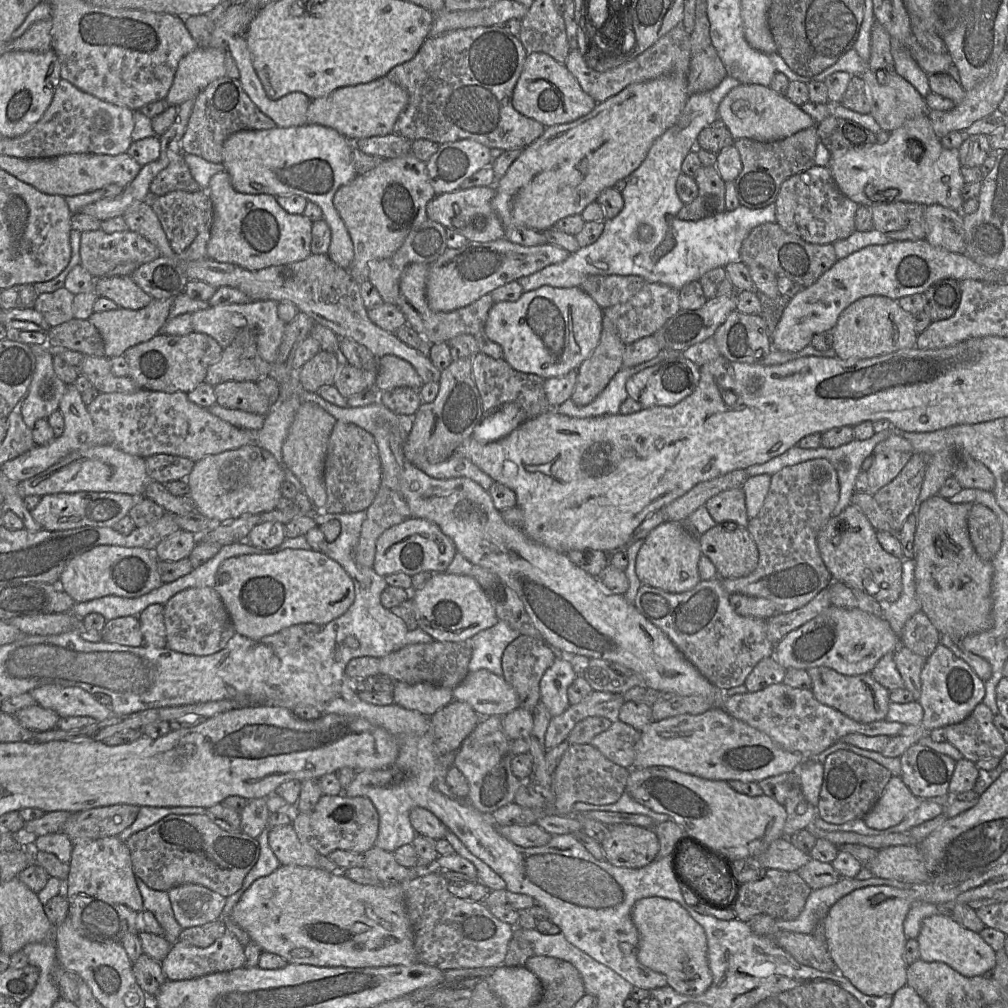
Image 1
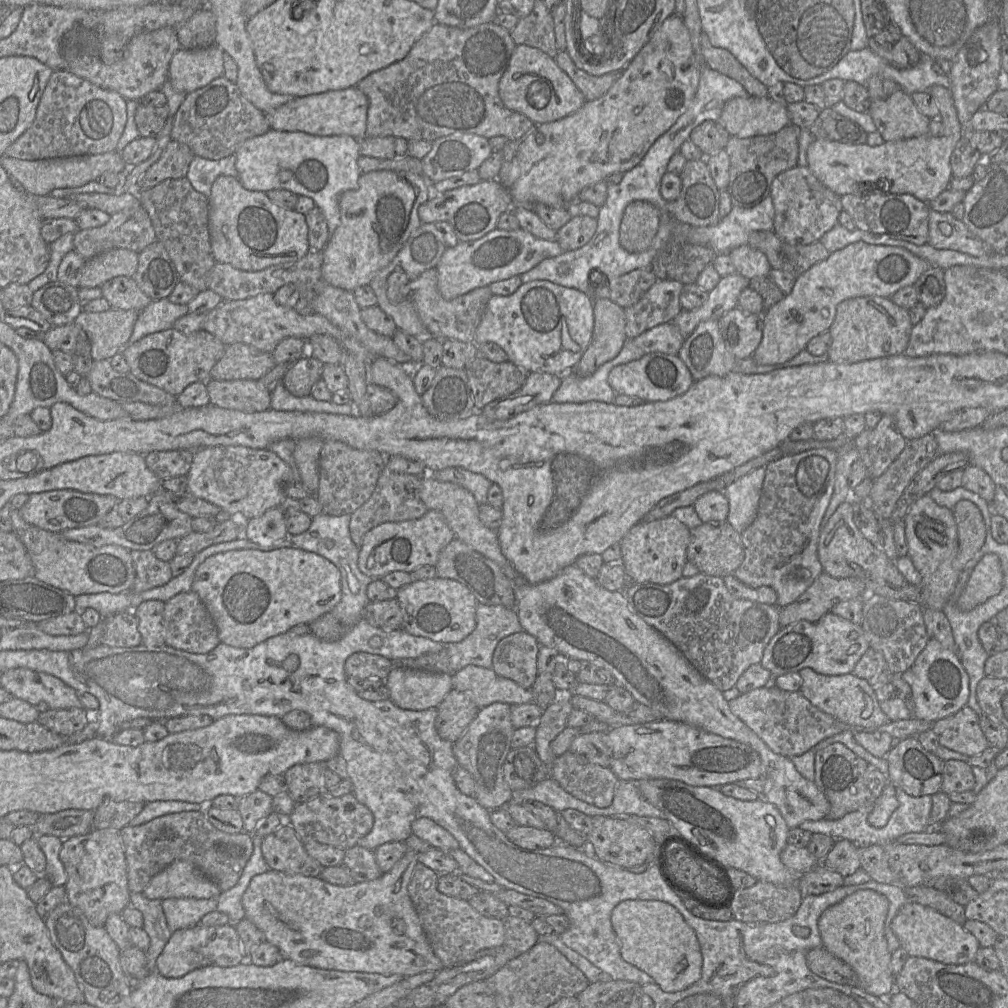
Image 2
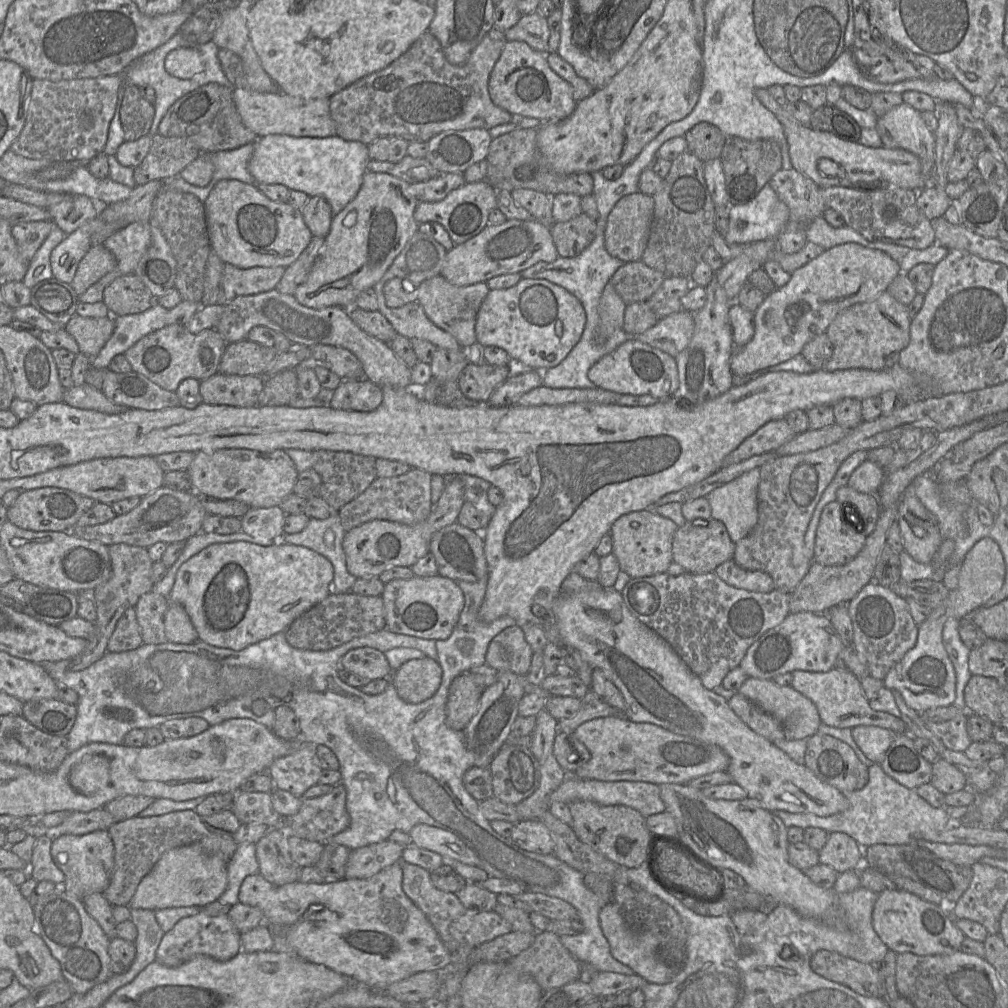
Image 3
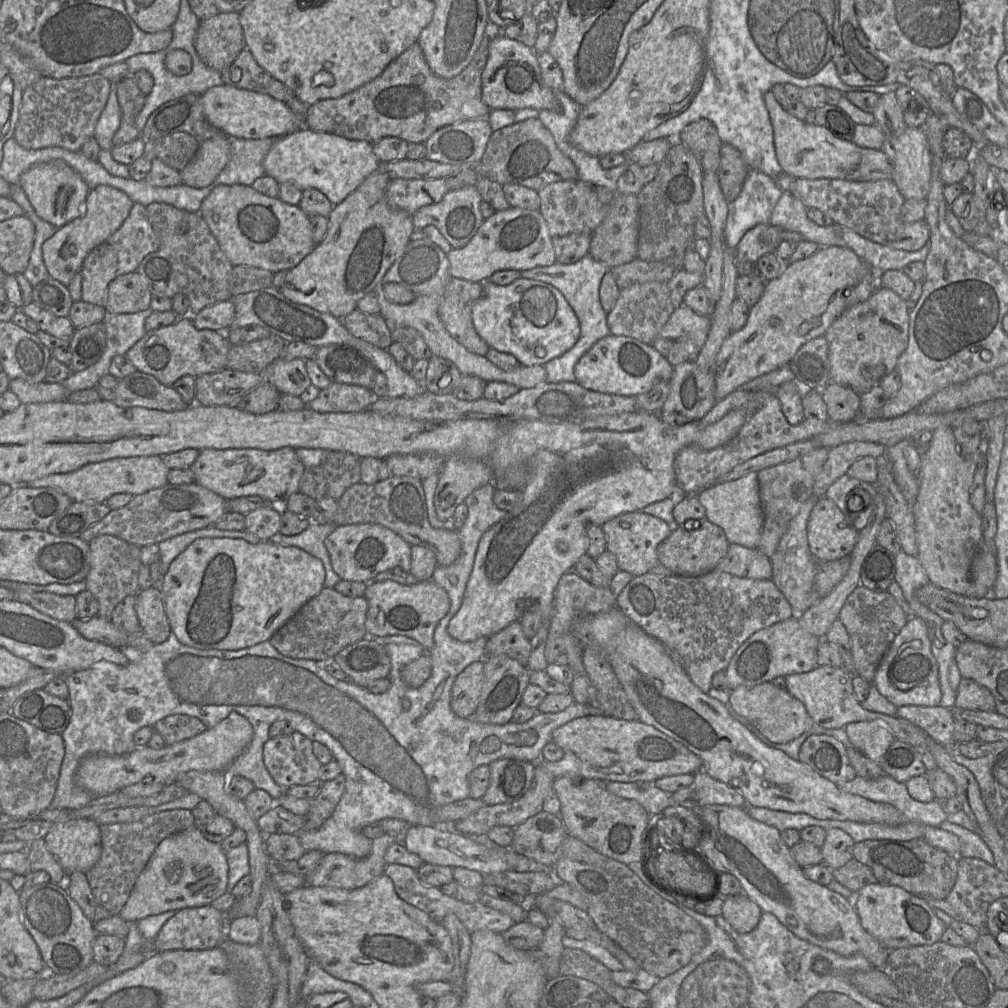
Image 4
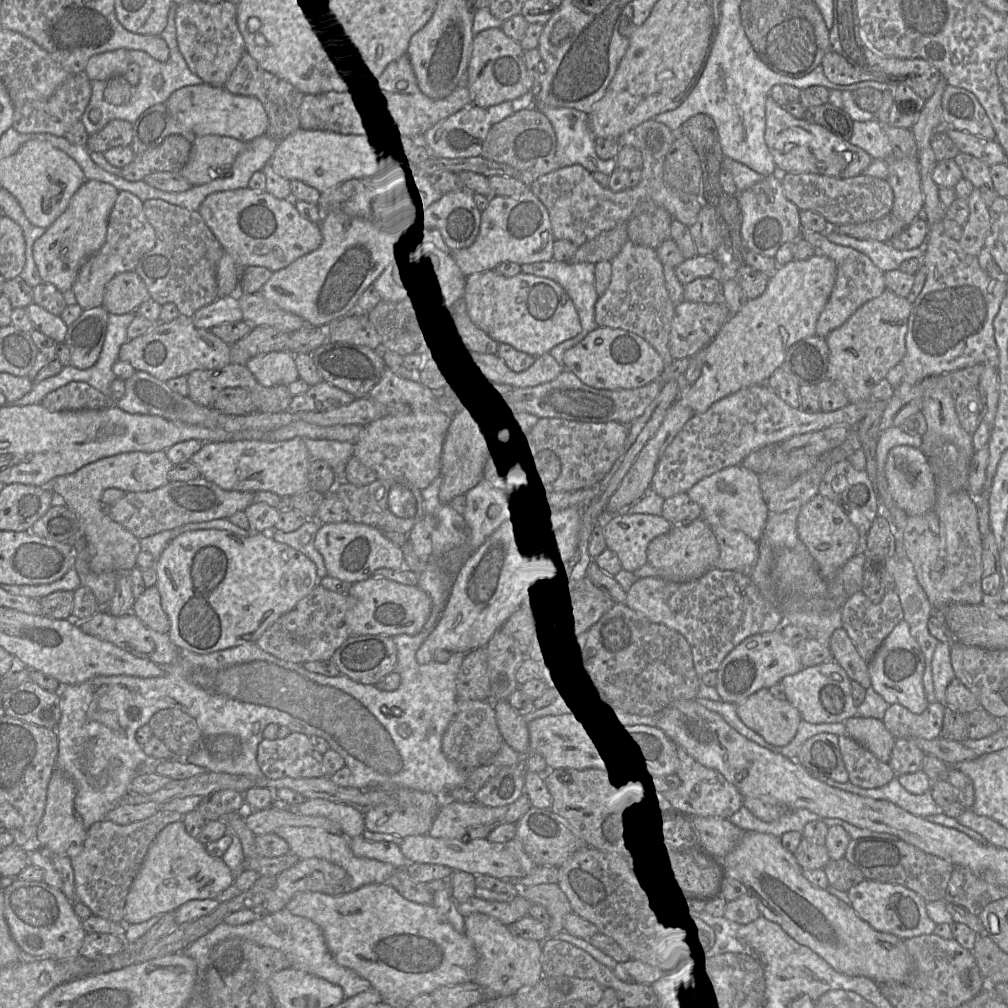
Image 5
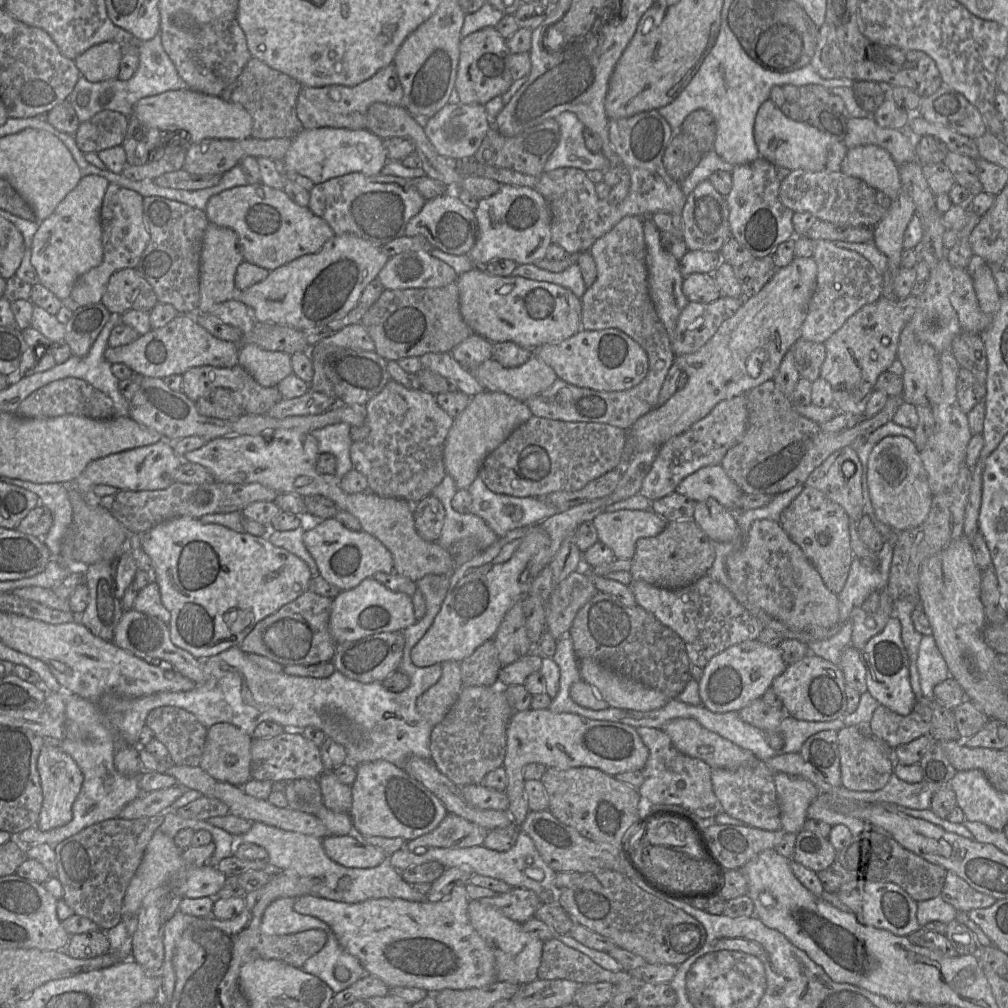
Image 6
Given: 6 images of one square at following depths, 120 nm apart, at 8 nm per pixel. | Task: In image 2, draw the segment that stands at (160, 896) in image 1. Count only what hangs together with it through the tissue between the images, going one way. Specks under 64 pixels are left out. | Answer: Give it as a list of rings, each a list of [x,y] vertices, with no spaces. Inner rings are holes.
[[[131,893],[129,906],[139,910],[143,915],[144,931],[150,938],[149,947],[145,952],[147,967],[156,970],[156,960],[171,937],[167,920],[162,908],[162,900],[148,899],[143,893]]]

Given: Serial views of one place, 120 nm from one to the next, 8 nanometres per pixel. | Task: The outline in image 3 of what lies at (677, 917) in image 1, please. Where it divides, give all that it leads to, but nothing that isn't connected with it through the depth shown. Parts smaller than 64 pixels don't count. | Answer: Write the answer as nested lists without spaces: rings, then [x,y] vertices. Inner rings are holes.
[[[610,902],[600,910],[599,923],[609,943],[611,955],[617,961],[629,966],[635,974],[649,983],[666,984],[674,978],[679,967],[670,965],[660,958],[658,938],[631,928],[615,903]]]

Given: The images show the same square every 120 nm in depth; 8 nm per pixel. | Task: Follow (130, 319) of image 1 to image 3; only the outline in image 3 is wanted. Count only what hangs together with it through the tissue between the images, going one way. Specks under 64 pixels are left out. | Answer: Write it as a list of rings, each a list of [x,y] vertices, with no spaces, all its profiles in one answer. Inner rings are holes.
[[[74,315],[65,325],[66,331],[74,337],[82,353],[90,358],[99,354],[113,334],[113,316],[82,317]]]

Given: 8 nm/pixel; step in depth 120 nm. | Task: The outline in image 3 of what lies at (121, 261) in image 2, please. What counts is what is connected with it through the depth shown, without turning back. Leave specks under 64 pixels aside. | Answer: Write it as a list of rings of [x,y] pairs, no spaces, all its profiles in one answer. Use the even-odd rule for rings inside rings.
[[[95,244],[89,248],[78,264],[73,281],[70,283],[80,296],[117,266],[115,256],[103,244]]]

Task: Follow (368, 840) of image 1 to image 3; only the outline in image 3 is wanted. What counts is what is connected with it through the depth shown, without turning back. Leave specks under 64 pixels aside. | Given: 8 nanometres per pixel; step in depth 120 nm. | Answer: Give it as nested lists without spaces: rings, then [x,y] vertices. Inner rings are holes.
[[[342,783],[334,785],[328,794],[303,799],[299,811],[286,818],[288,834],[323,845],[350,824],[346,809],[346,790]]]

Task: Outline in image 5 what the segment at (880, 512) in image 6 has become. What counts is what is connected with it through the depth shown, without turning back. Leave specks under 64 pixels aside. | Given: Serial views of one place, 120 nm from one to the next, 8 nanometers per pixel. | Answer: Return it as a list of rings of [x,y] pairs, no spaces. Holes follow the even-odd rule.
[[[909,445],[893,447],[885,463],[888,491],[896,505],[908,516],[921,515],[930,510],[936,501],[936,480],[928,458],[920,448]]]

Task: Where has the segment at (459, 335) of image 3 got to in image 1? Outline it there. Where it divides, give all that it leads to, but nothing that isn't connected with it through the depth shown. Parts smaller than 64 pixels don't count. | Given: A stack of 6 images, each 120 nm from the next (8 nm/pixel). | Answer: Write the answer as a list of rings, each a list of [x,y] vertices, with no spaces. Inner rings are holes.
[[[412,263],[401,274],[396,305],[406,317],[406,324],[410,325],[419,335],[424,337],[430,344],[449,341],[461,335],[475,336],[483,330],[489,310],[494,301],[490,294],[485,294],[475,302],[449,312],[434,312],[427,302],[426,286],[429,273],[429,265]]]

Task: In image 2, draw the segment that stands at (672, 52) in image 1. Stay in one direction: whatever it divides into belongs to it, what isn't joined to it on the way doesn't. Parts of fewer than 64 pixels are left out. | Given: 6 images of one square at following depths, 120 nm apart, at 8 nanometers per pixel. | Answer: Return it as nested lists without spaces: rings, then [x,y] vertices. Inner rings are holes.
[[[559,51],[555,62],[576,87],[581,91],[586,101],[595,100],[603,96],[619,78],[620,72],[593,76],[579,69],[566,51]]]

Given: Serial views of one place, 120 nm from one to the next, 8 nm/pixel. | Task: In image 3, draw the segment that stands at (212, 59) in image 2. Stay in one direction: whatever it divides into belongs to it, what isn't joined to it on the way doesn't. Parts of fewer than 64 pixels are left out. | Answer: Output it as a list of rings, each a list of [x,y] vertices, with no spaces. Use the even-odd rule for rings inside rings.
[[[178,47],[171,50],[164,62],[168,74],[189,79],[204,70],[204,62],[196,47]]]

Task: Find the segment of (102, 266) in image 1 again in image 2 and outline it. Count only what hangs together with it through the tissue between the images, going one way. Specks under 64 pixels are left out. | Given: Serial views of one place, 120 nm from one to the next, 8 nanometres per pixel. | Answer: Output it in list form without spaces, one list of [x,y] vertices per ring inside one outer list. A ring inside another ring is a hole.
[[[140,205],[139,208],[130,208],[110,215],[109,221],[100,227],[76,231],[73,238],[73,250],[84,260],[88,260],[106,251],[119,248],[139,253],[156,240],[152,221]]]

